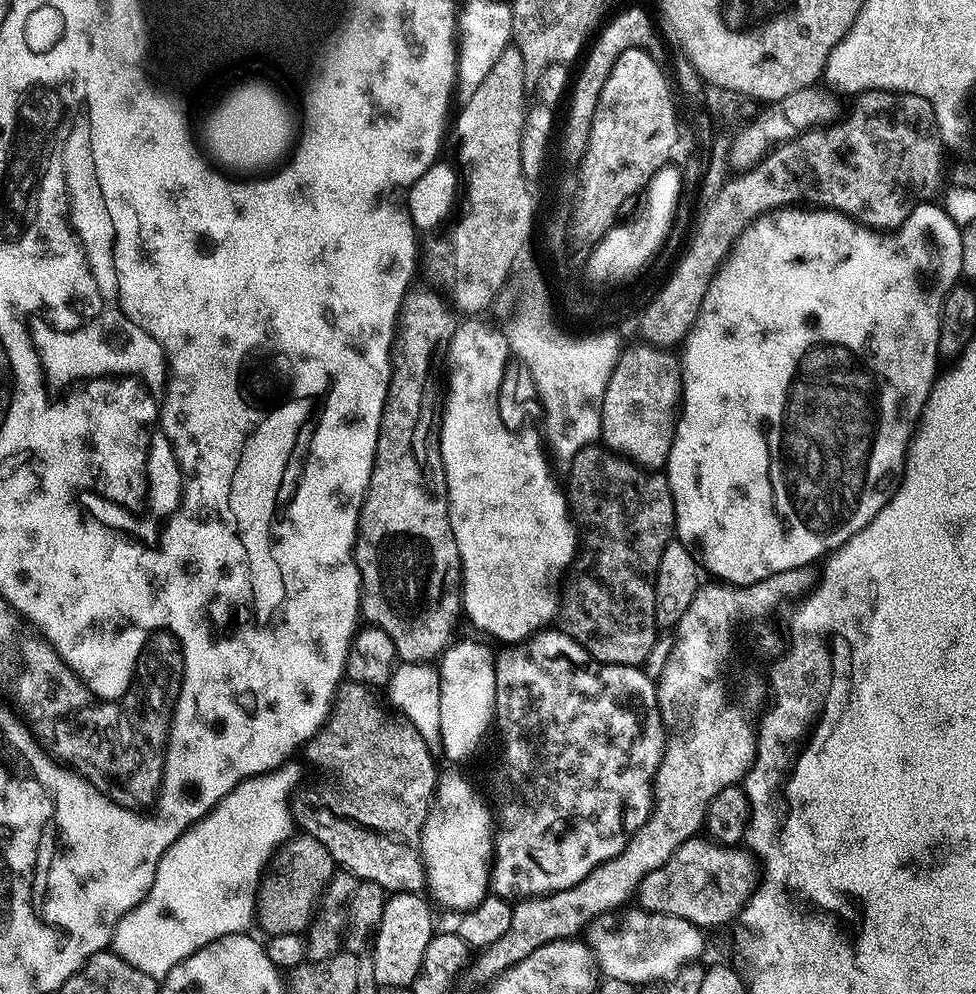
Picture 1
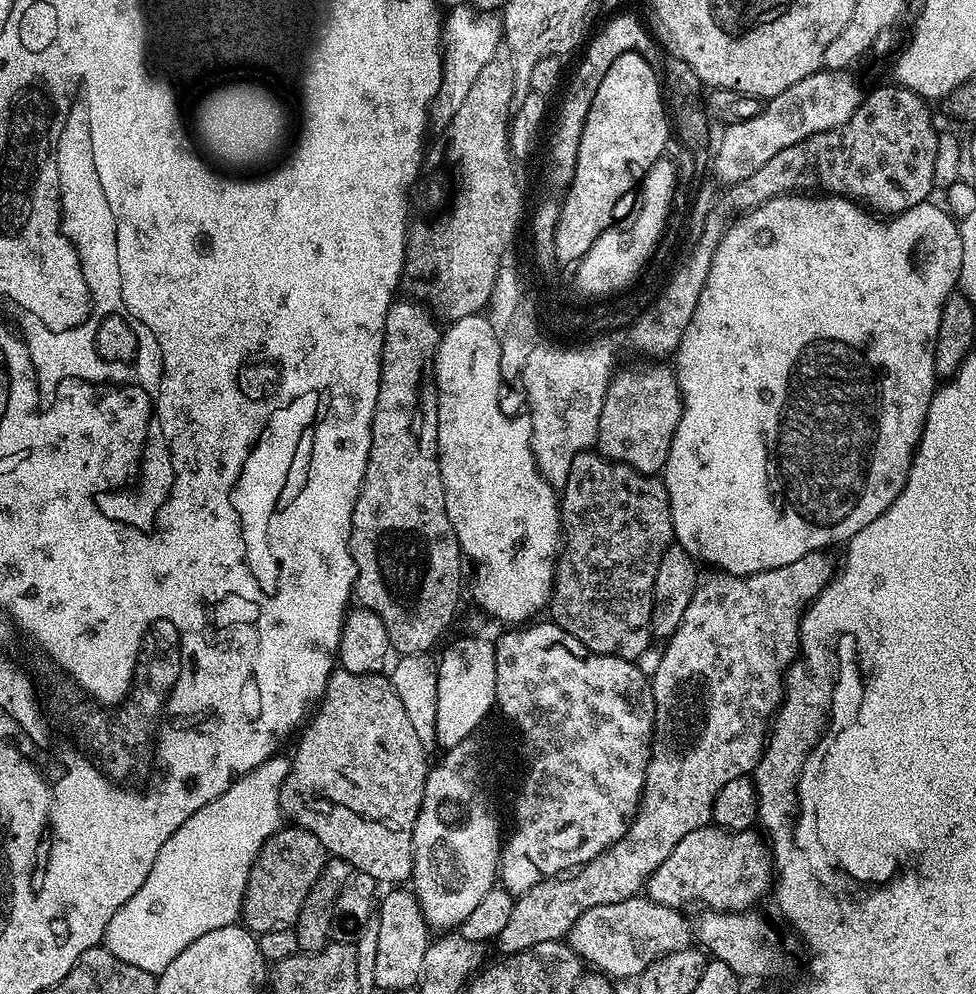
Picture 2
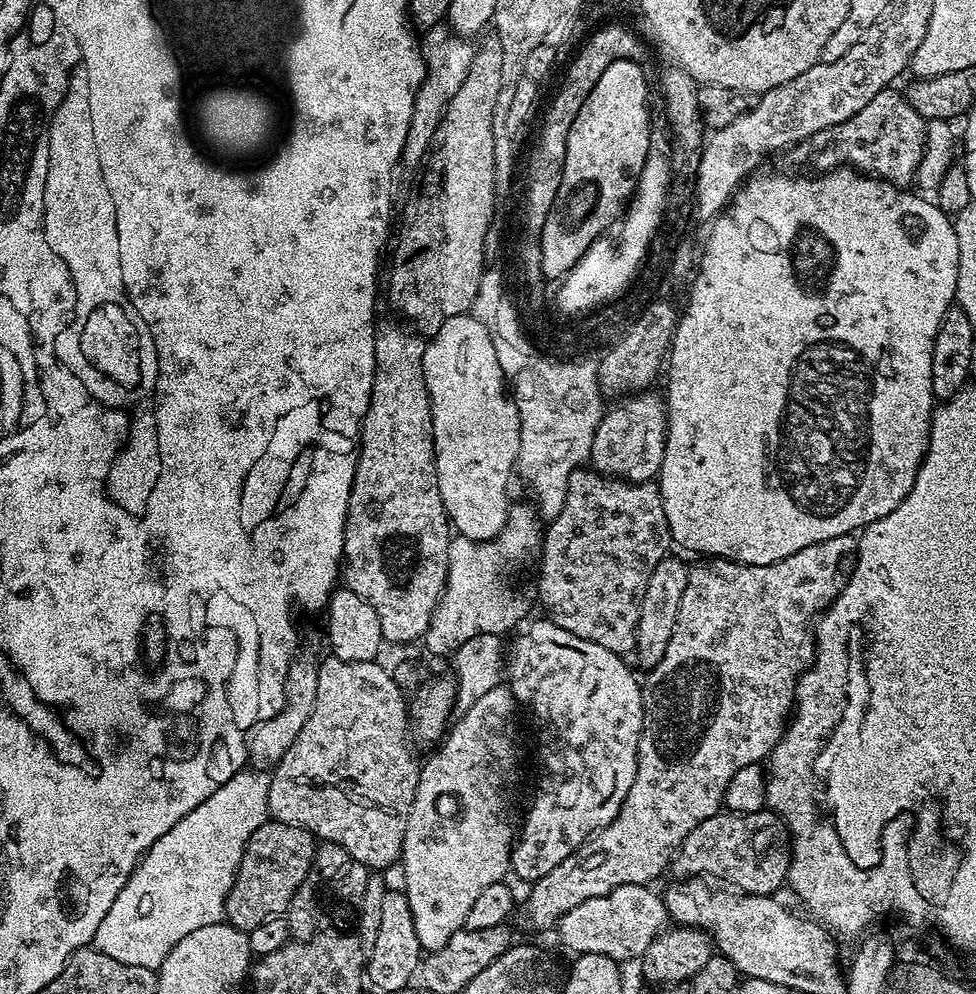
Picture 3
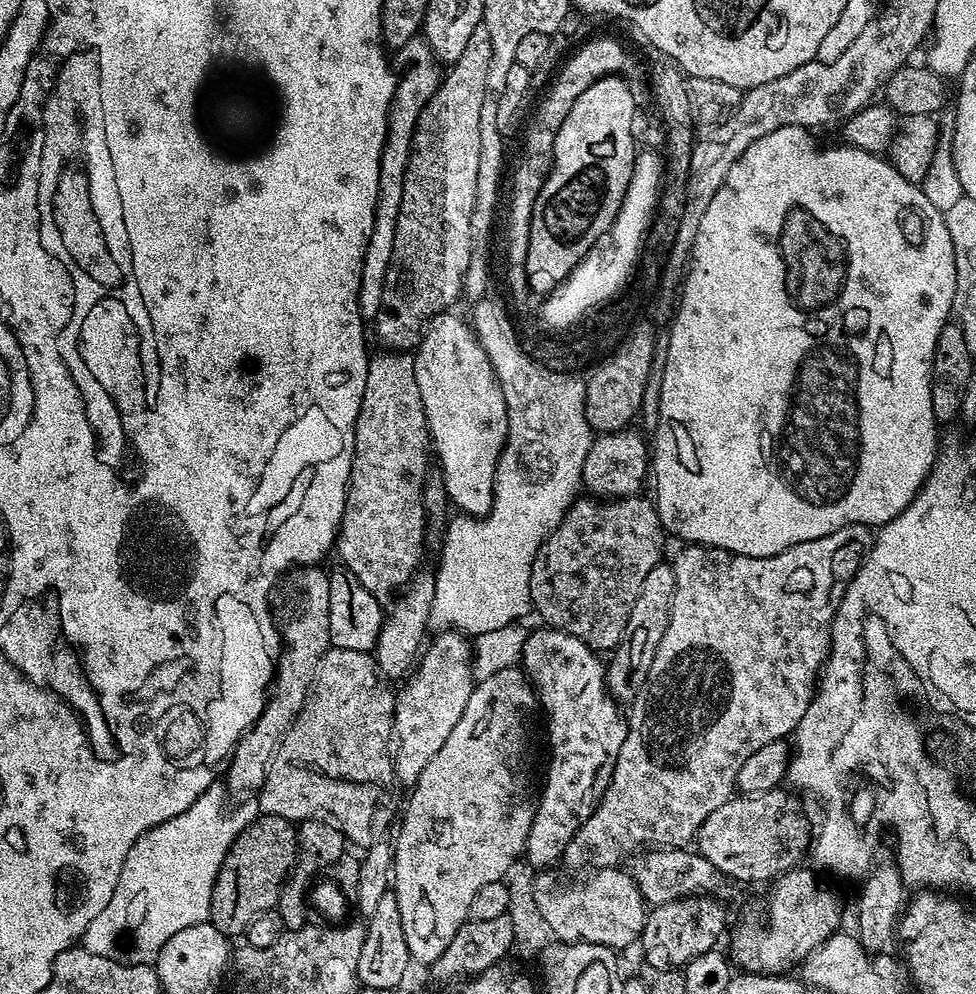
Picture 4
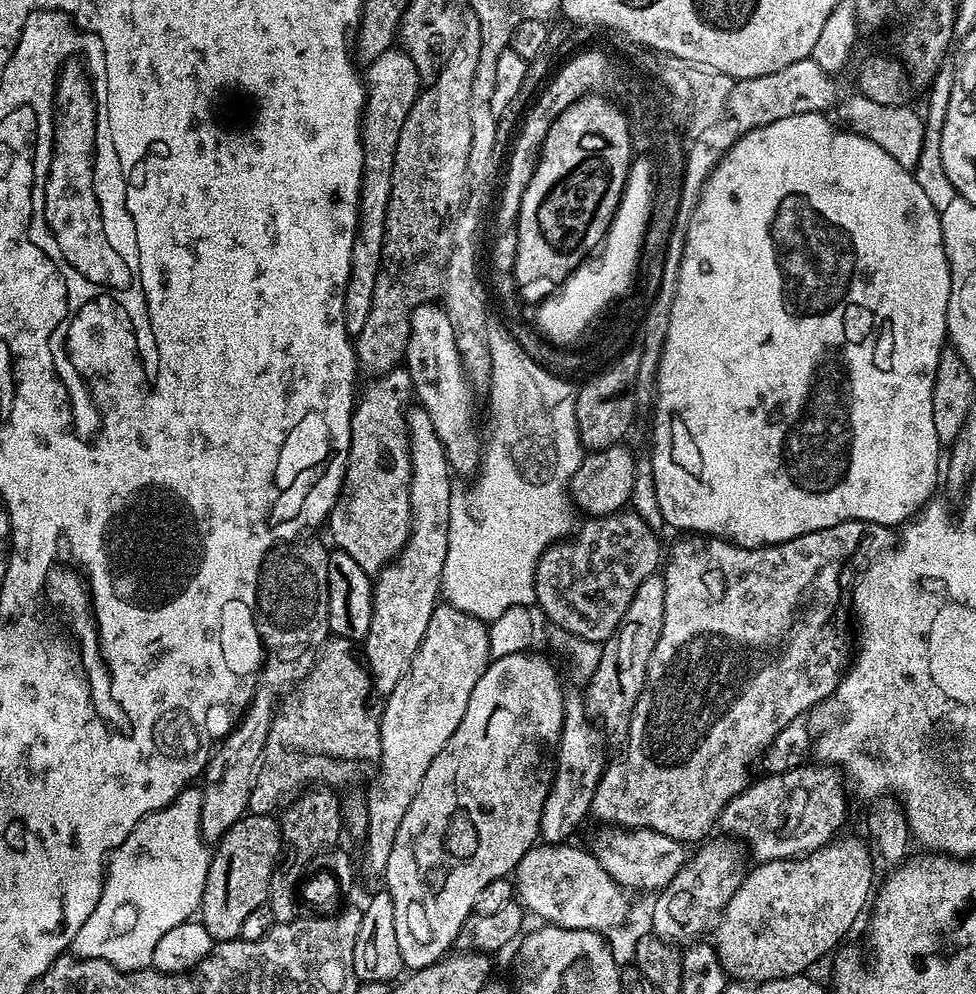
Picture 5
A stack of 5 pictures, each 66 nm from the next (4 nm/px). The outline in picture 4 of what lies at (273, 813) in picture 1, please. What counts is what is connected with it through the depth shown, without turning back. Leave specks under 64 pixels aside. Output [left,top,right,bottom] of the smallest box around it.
[83,783,258,964]

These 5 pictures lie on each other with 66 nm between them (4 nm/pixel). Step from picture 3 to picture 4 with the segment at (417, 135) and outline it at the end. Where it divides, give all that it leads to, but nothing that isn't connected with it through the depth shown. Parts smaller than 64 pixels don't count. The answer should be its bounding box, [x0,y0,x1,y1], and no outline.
[358,34,442,322]

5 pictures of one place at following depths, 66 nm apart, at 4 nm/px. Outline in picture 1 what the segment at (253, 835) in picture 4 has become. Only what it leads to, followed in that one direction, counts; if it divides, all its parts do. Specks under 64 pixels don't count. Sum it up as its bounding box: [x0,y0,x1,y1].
[254,834,338,936]

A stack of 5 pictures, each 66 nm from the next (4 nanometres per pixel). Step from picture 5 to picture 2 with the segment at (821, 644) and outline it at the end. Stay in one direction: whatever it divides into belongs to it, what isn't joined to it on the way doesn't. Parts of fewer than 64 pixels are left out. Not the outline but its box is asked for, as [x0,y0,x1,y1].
[498,550,834,953]

